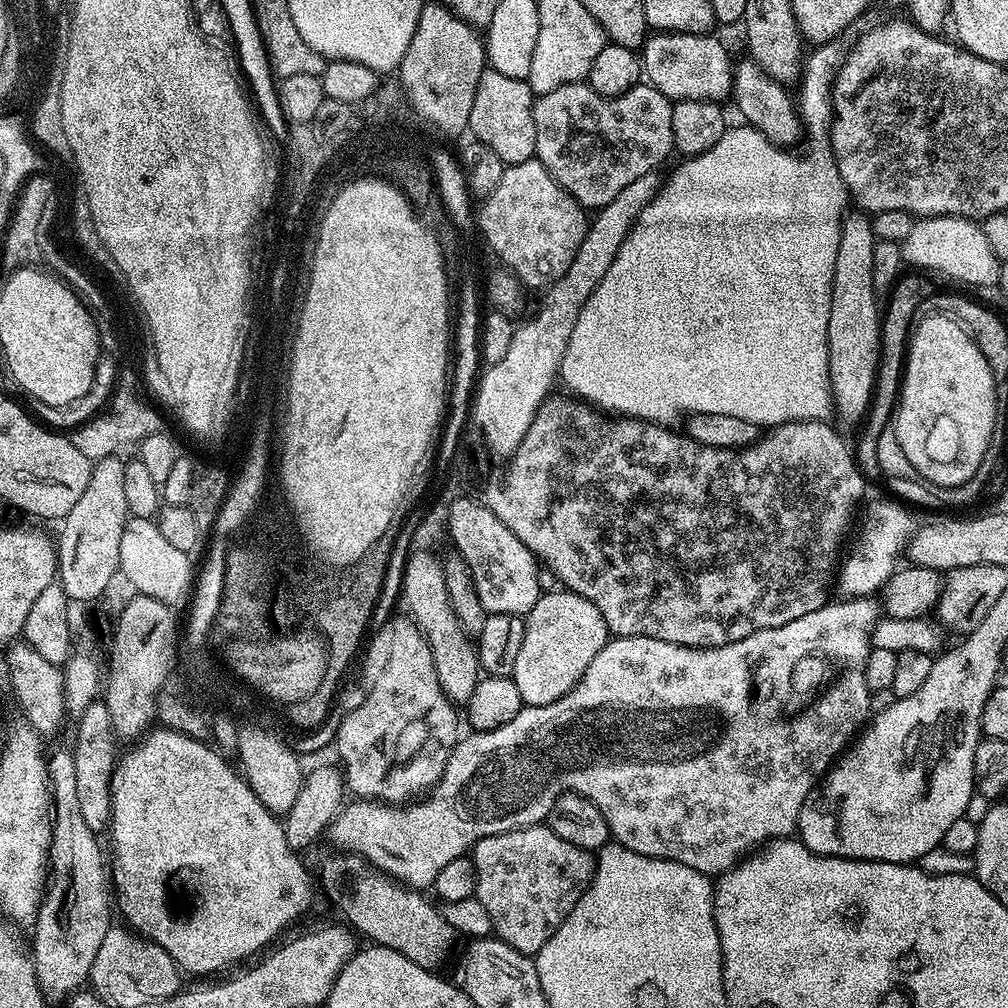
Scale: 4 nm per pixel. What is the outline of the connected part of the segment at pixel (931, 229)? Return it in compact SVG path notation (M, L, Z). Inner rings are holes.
M929 216L917 219L914 230L910 230L910 238L902 242L902 247L904 259L916 267L913 269L927 270L929 273L941 272L952 280L973 284L976 288L988 288L991 284L993 287L1000 283L1002 261L994 254L994 250L990 250L980 224L967 220L965 216Z

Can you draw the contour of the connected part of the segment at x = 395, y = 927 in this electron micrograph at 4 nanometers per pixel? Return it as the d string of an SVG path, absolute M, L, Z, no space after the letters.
M348 850L340 854L328 856L321 862L318 880L324 883L329 898L340 904L341 914L349 920L347 923L361 937L369 936L373 945L398 950L398 954L423 968L439 969L442 956L454 939L452 927L446 922L443 911L435 908L424 897L427 895L423 891L400 883L395 877L373 867L363 856Z

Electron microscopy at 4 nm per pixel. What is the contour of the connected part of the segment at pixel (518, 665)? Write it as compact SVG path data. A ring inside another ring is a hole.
M545 591L524 617L522 647L518 650L518 659L514 661L511 677L518 686L518 694L522 694L522 702L529 708L558 702L586 674L586 668L590 666L590 662L594 662L598 650L602 650L602 646L606 646L610 639L606 622L594 602L582 598L577 592L559 591Z

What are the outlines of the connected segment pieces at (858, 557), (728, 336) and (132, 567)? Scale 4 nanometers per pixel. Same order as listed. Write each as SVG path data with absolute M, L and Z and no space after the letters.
M876 500L864 512L856 545L849 550L848 557L846 552L838 568L838 588L840 584L845 597L855 598L879 593L887 585L892 573L897 571L901 563L900 555L903 552L905 555L909 547L912 535L918 527L917 521L912 521L912 516L904 509L907 507L903 503L892 500Z
M751 126L739 127L729 127L722 134L722 138L718 138L718 142L714 142L714 146L710 146L710 150L706 150L700 156L693 156L683 161L684 165L673 174L670 180L669 178L667 179L666 190L660 192L651 207L637 221L625 241L622 242L621 249L618 250L617 257L614 258L613 265L606 272L606 278L602 278L602 282L598 282L598 286L594 286L594 294L590 294L590 298L586 298L586 302L578 314L578 322L574 322L574 334L570 334L568 345L566 346L566 354L562 358L558 373L559 383L561 385L564 383L574 395L581 396L582 399L589 400L590 403L597 404L598 407L605 408L608 412L618 412L620 413L618 415L621 417L659 426L672 426L674 425L672 423L679 416L695 418L704 414L731 414L734 418L746 418L746 422L754 422L761 426L779 426L790 424L795 420L827 421L829 419L828 415L833 415L834 399L832 397L830 370L828 369L828 327L830 326L834 261L838 258L838 242L840 241L840 223L844 221L846 209L849 207L847 204L850 204L848 187L842 182L842 174L838 174L838 166L836 165L836 159L832 156L831 147L825 141L824 144L820 141L823 136L825 139L825 129L824 132L820 128L813 130L812 136L816 141L812 144L812 152L806 153L805 156L795 156L792 150L789 150L787 147L766 139L757 128Z
M134 516L125 524L120 543L120 572L136 587L135 591L139 595L154 598L173 610L187 609L194 585L194 564L192 568L191 559L193 557L189 553L176 549L162 538L162 533L155 519L147 520Z

